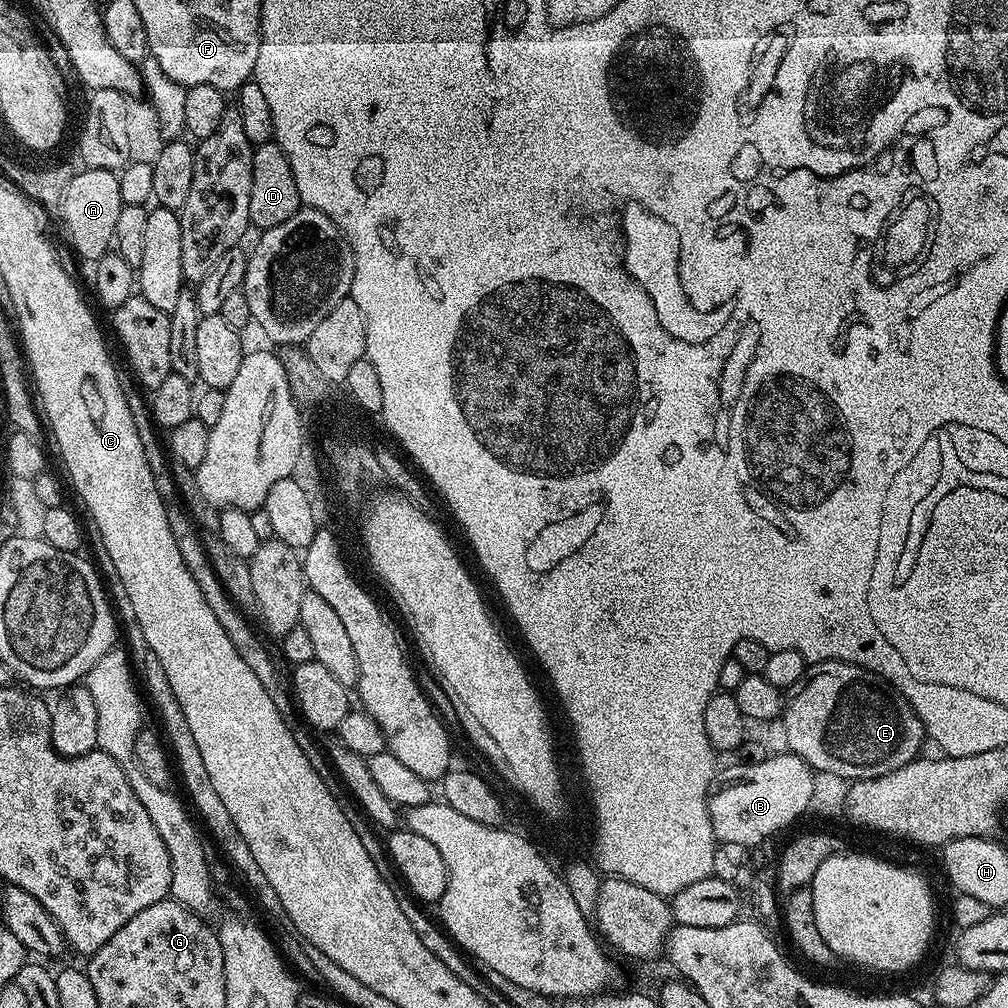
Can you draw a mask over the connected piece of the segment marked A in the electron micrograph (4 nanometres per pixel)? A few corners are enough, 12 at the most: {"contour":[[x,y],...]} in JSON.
{"contour":[[95,168],[68,187],[67,243],[108,255],[124,207],[119,175]]}

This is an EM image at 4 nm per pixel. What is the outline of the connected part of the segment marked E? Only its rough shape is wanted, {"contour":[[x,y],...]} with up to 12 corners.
{"contour":[[841,660],[787,689],[787,751],[878,778],[921,755],[903,691]]}

